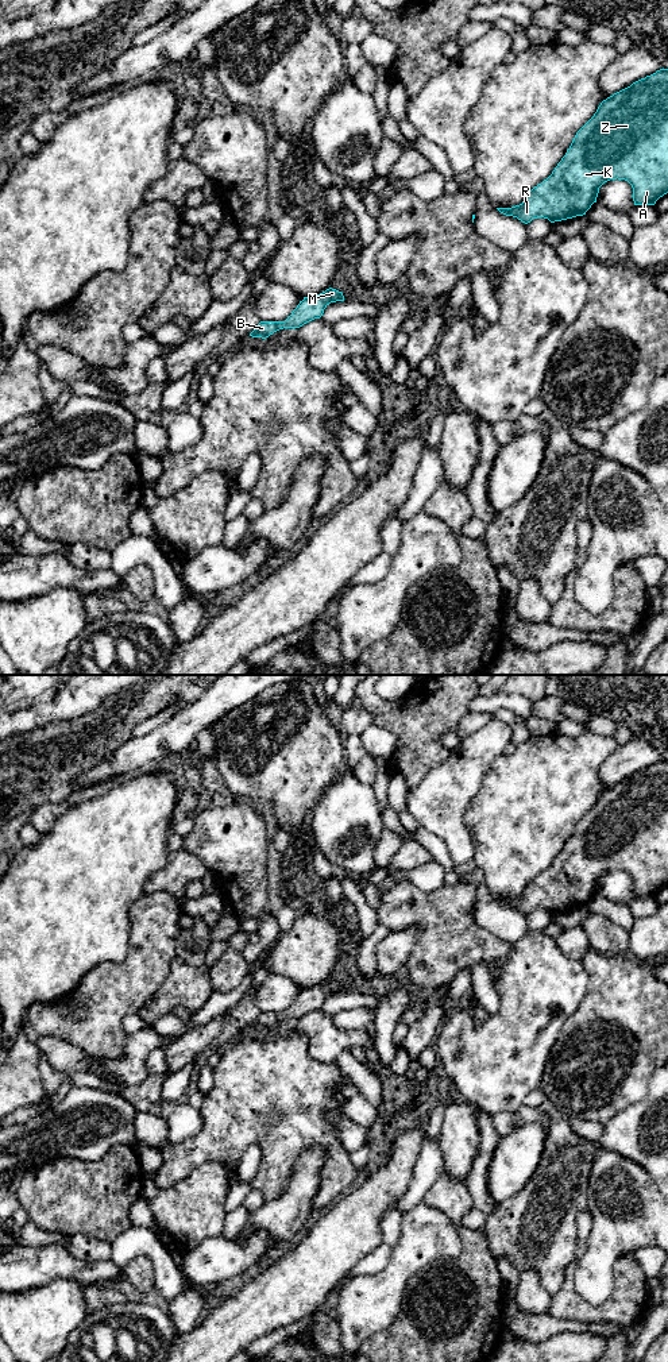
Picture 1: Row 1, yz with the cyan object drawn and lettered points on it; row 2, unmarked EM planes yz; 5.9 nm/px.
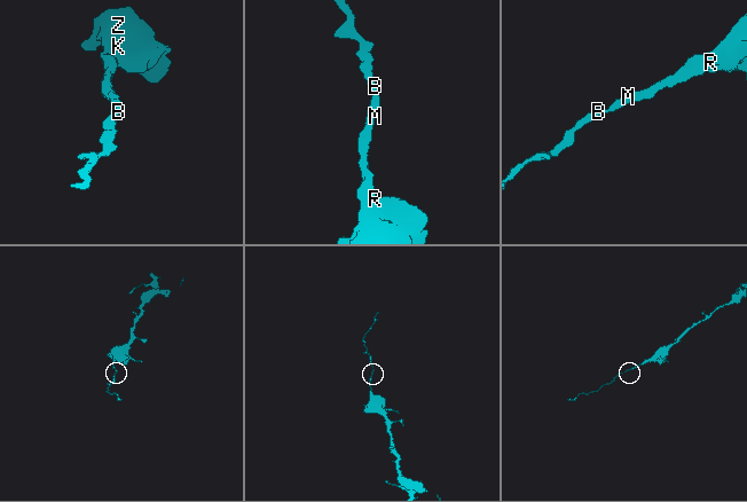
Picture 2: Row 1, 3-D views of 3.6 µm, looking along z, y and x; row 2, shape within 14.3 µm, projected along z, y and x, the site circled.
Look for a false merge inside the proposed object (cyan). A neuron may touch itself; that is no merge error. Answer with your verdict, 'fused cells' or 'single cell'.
single cell

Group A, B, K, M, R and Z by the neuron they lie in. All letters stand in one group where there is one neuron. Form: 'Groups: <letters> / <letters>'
Groups: A B K M R Z

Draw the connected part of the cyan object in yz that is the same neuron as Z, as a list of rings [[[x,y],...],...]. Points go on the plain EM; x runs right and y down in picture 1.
[[[660,760],[603,791],[594,807],[576,823],[552,865],[534,877],[520,896],[497,900],[525,915],[537,908],[555,914],[583,907],[596,894],[599,879],[617,869],[632,876],[634,896],[655,896],[668,884],[668,760]]]

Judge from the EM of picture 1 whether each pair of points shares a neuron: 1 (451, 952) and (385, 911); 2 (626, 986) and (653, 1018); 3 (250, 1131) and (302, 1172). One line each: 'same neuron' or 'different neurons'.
1: same neuron
2: same neuron
3: different neurons

